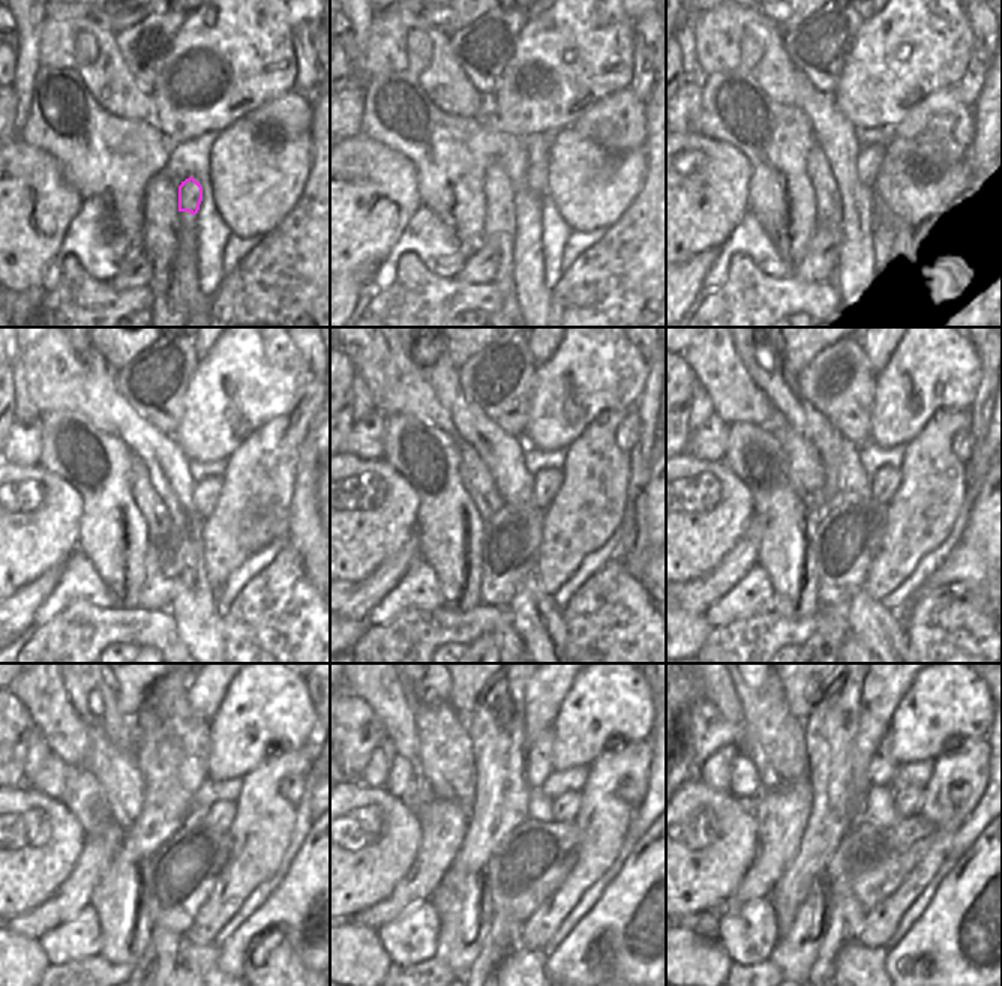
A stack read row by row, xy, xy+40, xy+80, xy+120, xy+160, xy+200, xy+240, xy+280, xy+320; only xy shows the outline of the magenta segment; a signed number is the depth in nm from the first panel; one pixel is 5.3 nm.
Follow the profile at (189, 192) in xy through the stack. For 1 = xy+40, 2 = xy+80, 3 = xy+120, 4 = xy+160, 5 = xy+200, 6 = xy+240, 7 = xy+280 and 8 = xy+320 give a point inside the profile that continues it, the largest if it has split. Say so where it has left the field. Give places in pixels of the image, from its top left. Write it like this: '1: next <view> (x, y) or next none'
1: next xy+40 (536, 179)
2: next xy+80 (869, 162)
3: next xy+120 (207, 489)
4: next xy+160 (548, 482)
5: next xy+200 (885, 482)
6: next xy+240 (219, 815)
7: next xy+280 (566, 806)
8: next xy+320 (906, 802)

